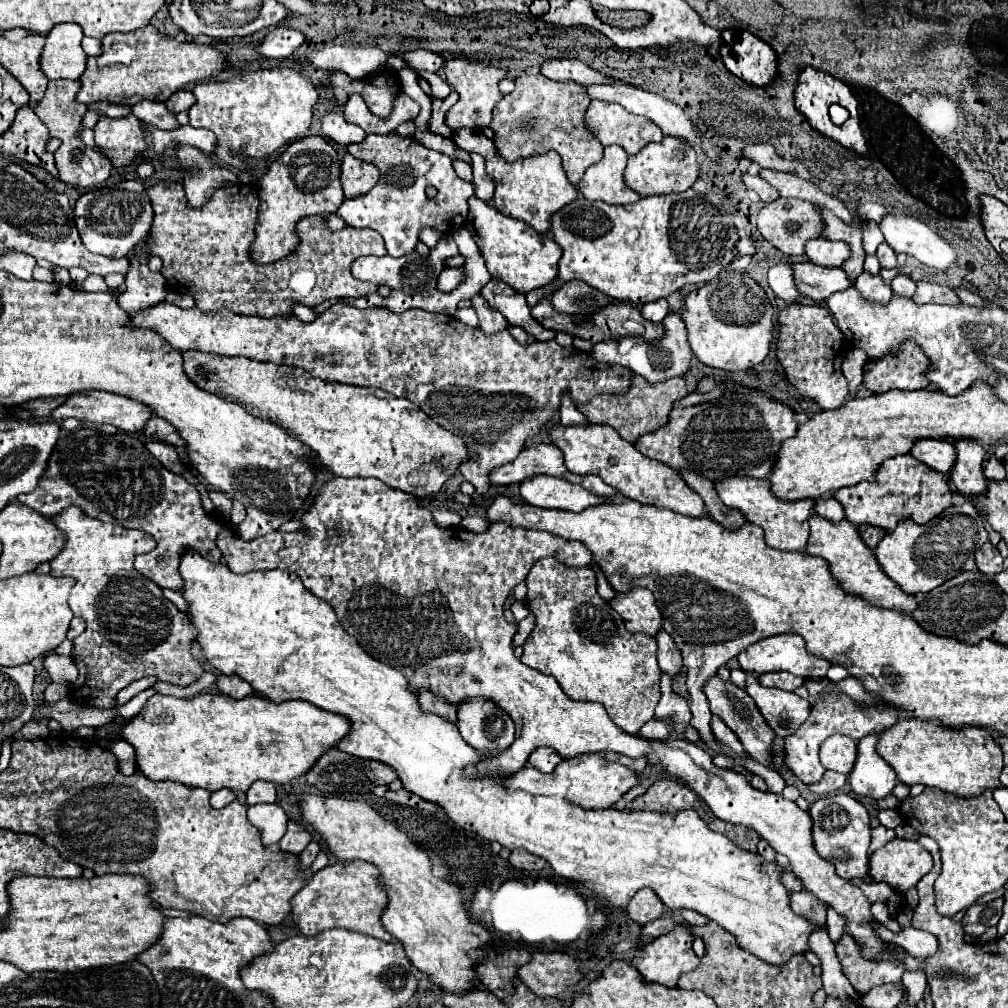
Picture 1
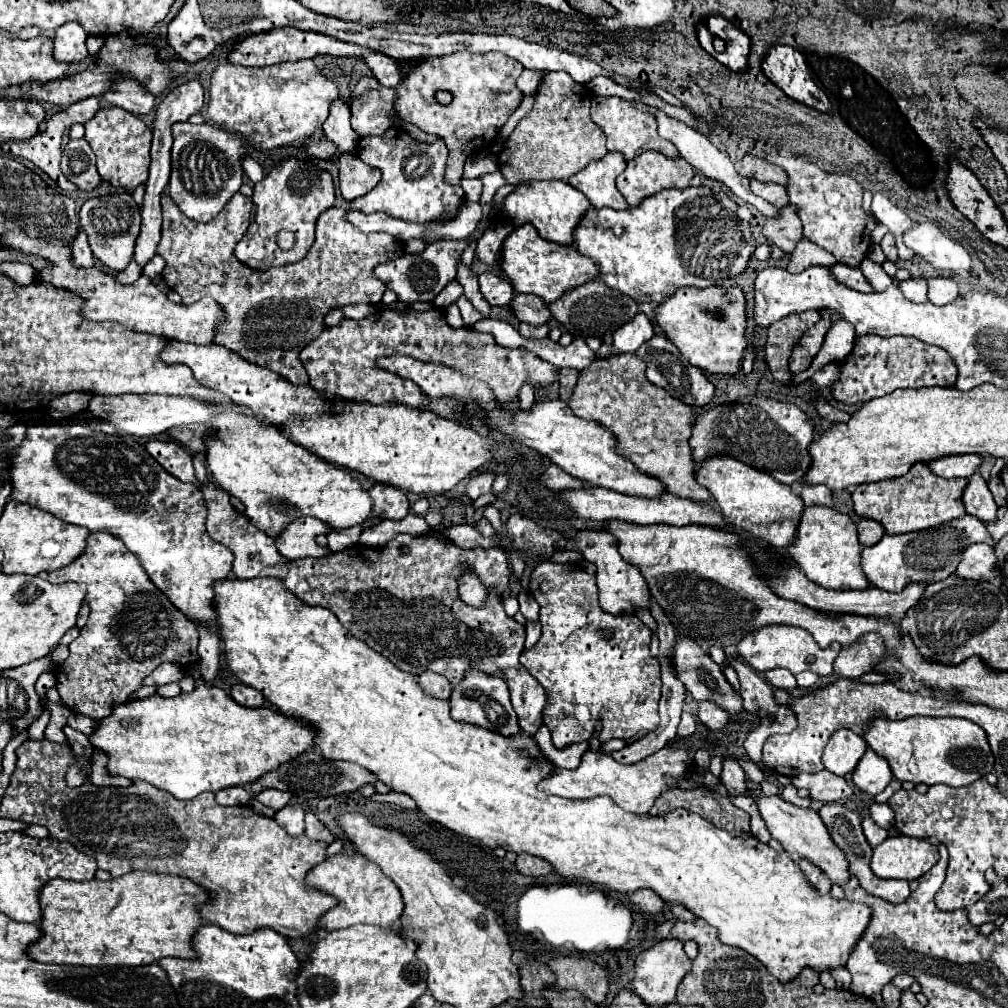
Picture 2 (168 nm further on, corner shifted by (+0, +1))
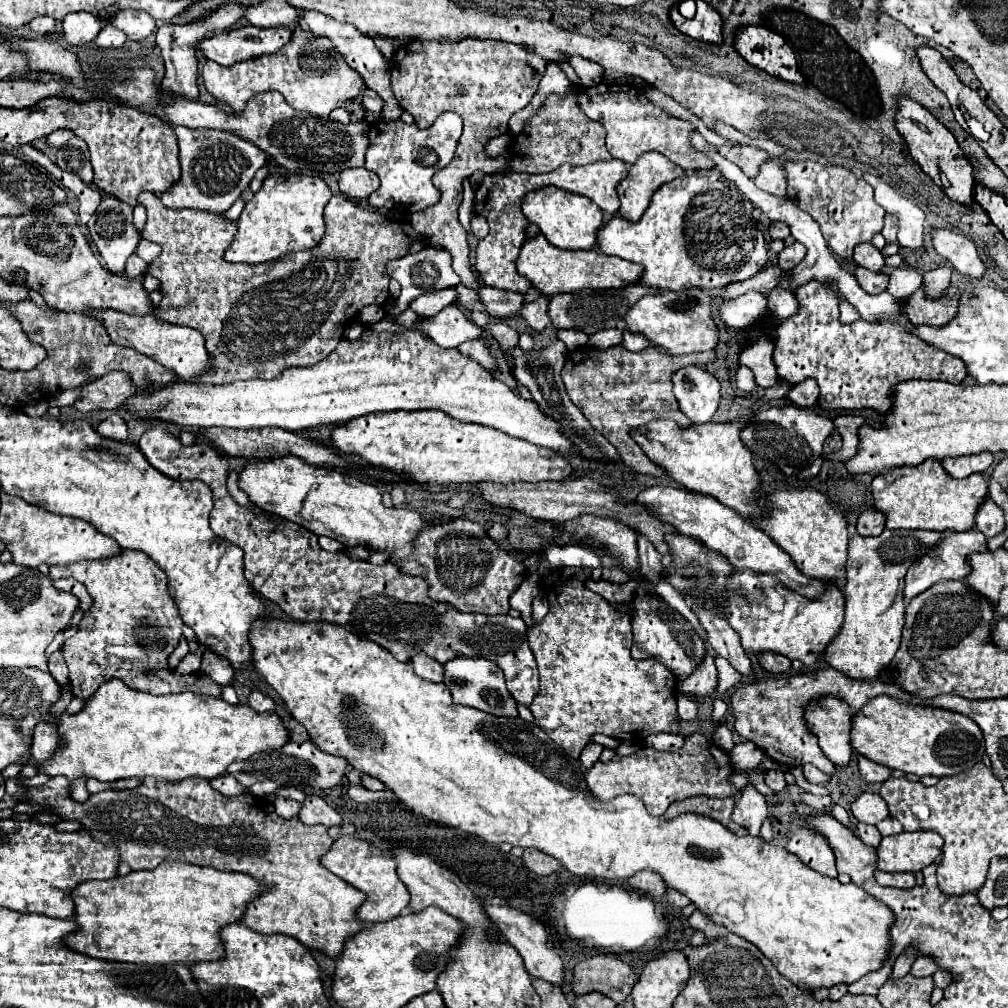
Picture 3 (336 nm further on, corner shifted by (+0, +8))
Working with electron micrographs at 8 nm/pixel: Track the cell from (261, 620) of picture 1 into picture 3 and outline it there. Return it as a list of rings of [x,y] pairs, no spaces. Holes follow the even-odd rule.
[[[269,619],[269,621],[255,621],[255,627],[251,631],[251,647],[253,647],[253,667],[281,695],[289,713],[307,729],[311,741],[325,753],[339,755],[339,757],[347,759],[349,765],[355,767],[357,771],[377,777],[387,789],[391,789],[417,815],[423,815],[423,817],[427,817],[435,823],[443,823],[447,827],[457,827],[461,831],[475,833],[477,837],[481,837],[487,843],[495,843],[495,845],[511,843],[513,847],[539,849],[539,851],[555,857],[557,861],[561,861],[561,865],[567,867],[567,871],[571,871],[573,875],[581,875],[581,877],[629,879],[631,875],[635,875],[641,869],[653,869],[659,875],[663,875],[667,887],[677,889],[683,895],[687,895],[715,923],[725,925],[727,931],[731,931],[731,933],[747,939],[755,947],[759,947],[761,953],[773,961],[775,969],[783,977],[791,979],[799,989],[815,991],[821,987],[831,989],[833,985],[839,985],[839,983],[851,985],[851,983],[859,981],[863,975],[873,973],[879,967],[883,967],[883,963],[889,957],[889,949],[893,945],[889,929],[895,921],[895,913],[885,903],[881,903],[879,899],[875,899],[873,895],[863,891],[861,887],[857,887],[853,883],[843,885],[837,879],[815,873],[805,863],[799,863],[799,859],[795,859],[795,855],[791,855],[785,847],[775,847],[775,845],[763,841],[761,837],[751,837],[751,835],[737,837],[731,831],[727,831],[727,827],[723,827],[721,823],[715,823],[713,819],[703,819],[703,815],[687,813],[687,815],[681,815],[679,819],[665,821],[665,819],[651,817],[647,813],[643,801],[637,799],[635,795],[623,795],[623,797],[615,797],[609,801],[595,799],[585,783],[585,773],[583,773],[581,763],[577,759],[569,757],[561,747],[557,747],[543,729],[535,727],[533,723],[523,721],[521,717],[515,717],[515,719],[495,717],[495,715],[489,715],[475,707],[455,705],[451,699],[451,693],[447,691],[447,687],[443,683],[431,683],[431,681],[419,679],[409,661],[401,663],[401,661],[393,659],[393,655],[389,651],[383,651],[383,647],[379,647],[377,643],[359,639],[357,635],[351,635],[351,631],[347,631],[343,627],[335,627],[331,623],[299,623],[299,621],[287,623],[281,619]]]

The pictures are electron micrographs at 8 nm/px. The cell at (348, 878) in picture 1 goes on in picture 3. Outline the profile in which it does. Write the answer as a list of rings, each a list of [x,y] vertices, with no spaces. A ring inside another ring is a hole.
[[[341,835],[339,839],[335,839],[331,851],[327,855],[323,855],[321,861],[323,861],[323,867],[327,867],[331,873],[335,873],[337,877],[341,877],[343,881],[347,881],[349,885],[357,887],[359,891],[363,891],[367,895],[367,901],[361,905],[361,909],[357,913],[359,919],[363,919],[367,923],[389,921],[389,919],[399,917],[403,913],[403,909],[409,905],[409,891],[397,875],[395,861],[387,855],[375,853],[371,849],[371,843],[349,837],[349,835]]]

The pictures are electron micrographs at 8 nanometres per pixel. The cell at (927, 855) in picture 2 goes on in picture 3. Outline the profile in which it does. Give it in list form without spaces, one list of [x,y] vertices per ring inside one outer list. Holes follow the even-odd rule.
[[[915,831],[883,837],[877,847],[877,867],[883,871],[917,873],[941,855],[943,839],[935,831]]]

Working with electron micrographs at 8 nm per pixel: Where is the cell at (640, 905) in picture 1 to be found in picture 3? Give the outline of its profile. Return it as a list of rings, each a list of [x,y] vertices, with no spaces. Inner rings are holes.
[[[639,871],[629,879],[629,887],[649,895],[651,899],[659,899],[665,895],[667,885],[663,881],[661,875],[657,875],[655,871]]]

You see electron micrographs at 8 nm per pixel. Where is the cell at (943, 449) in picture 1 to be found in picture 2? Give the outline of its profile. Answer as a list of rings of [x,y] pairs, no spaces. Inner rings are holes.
[[[975,454],[967,456],[943,456],[927,462],[931,472],[941,478],[969,478],[981,464],[981,458]]]

